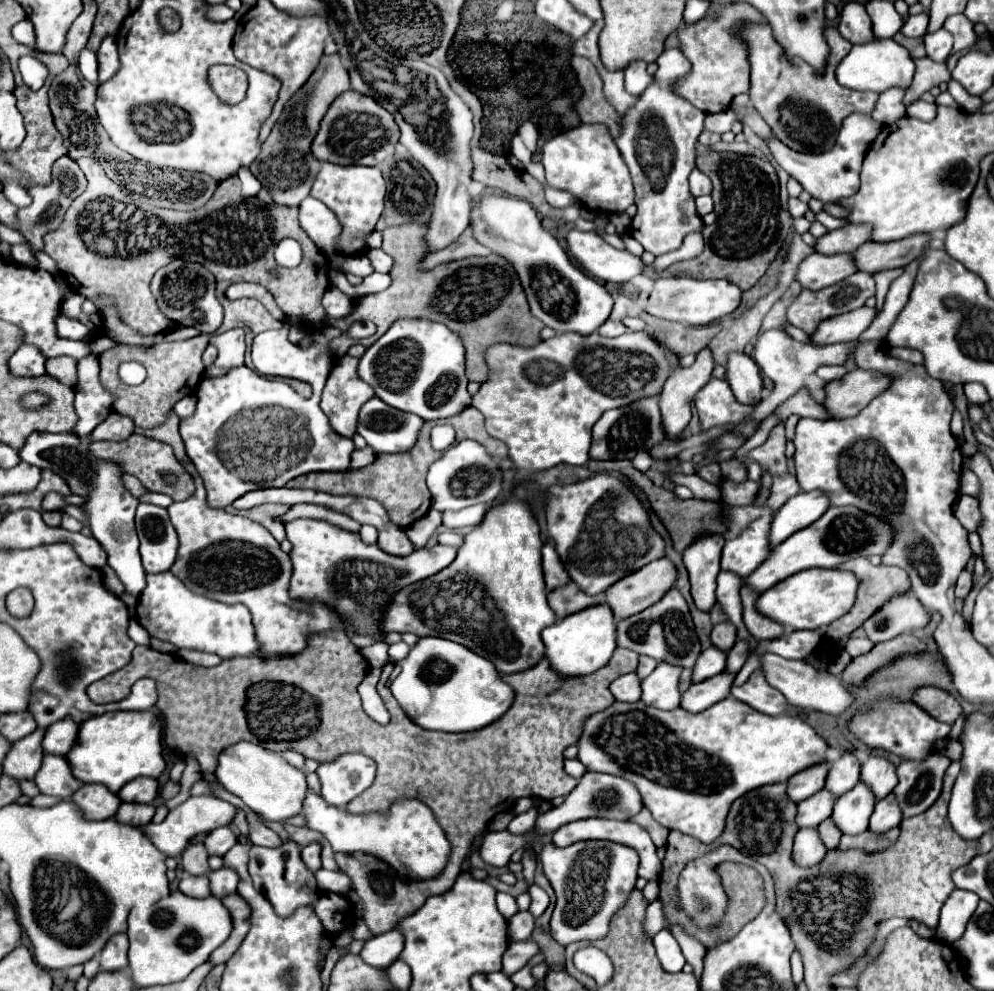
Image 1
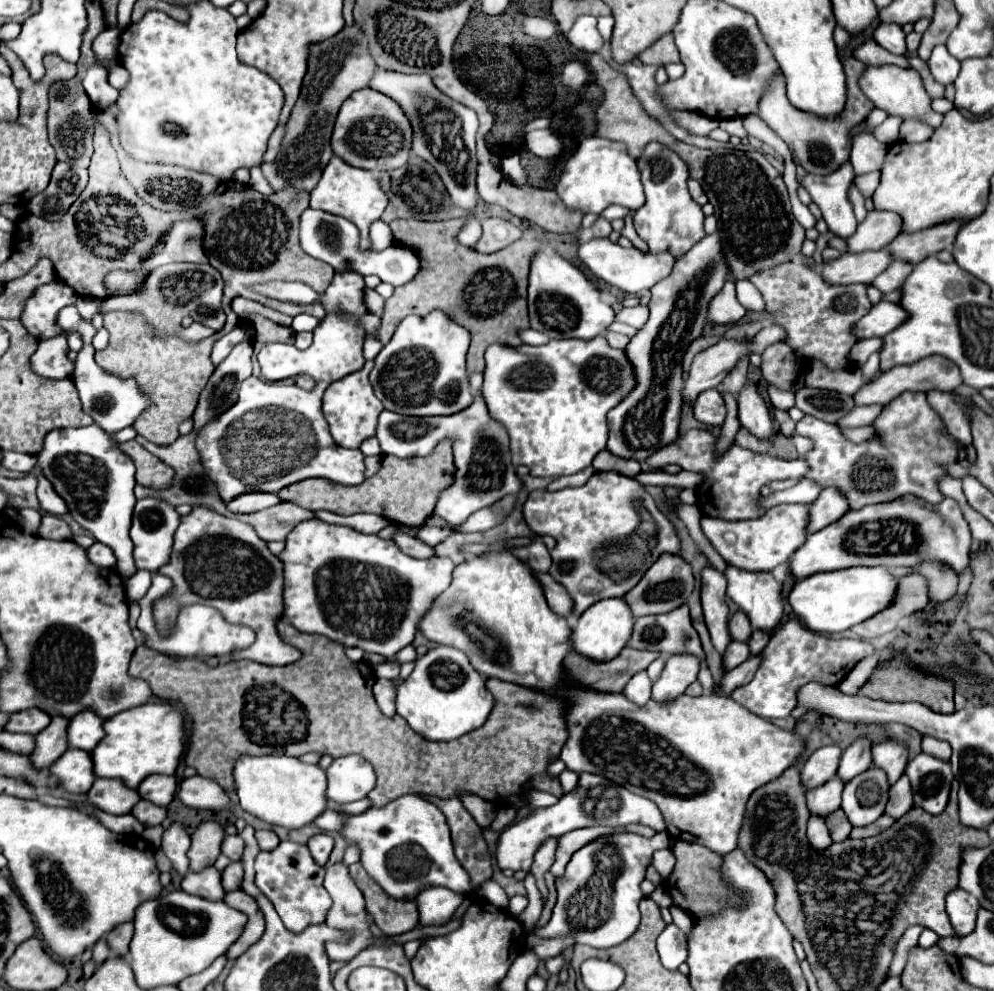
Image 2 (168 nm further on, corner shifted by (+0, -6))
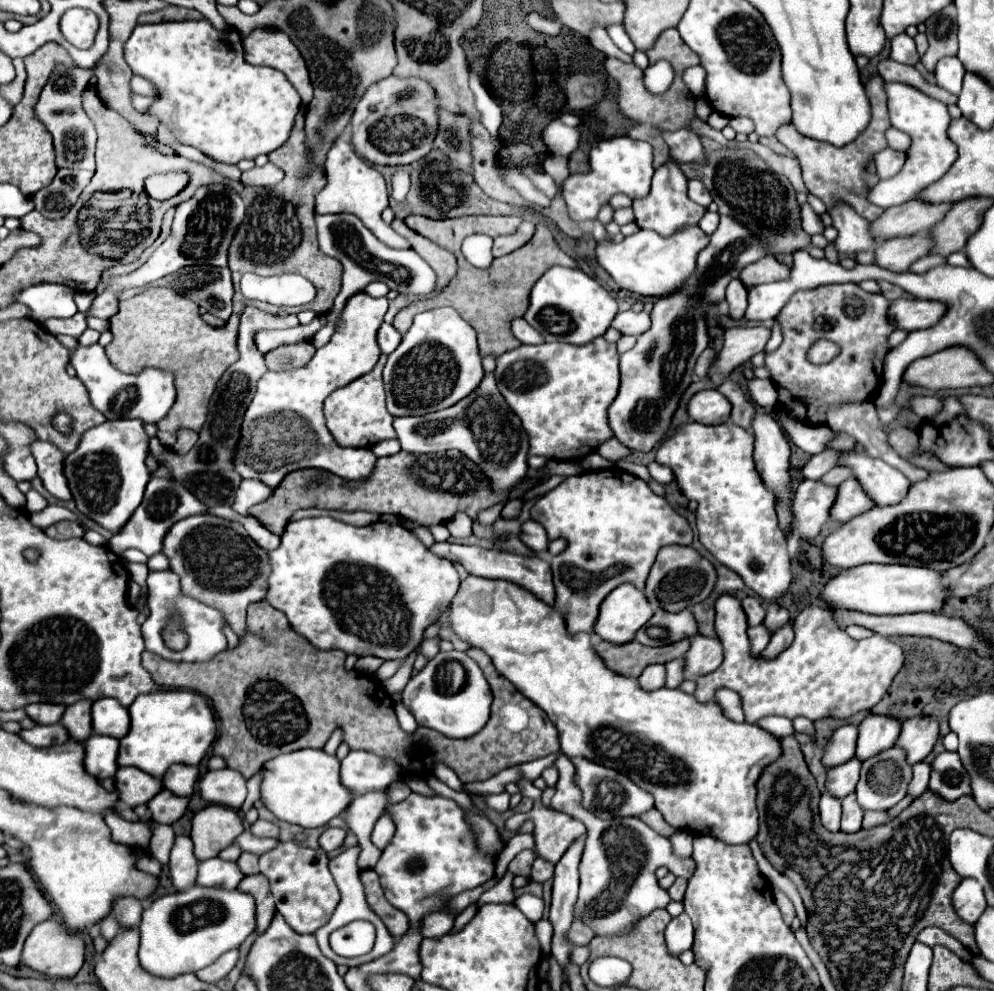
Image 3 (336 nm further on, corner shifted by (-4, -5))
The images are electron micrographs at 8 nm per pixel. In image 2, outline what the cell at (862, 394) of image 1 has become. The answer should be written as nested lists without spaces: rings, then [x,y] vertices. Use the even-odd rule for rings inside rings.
[[[930,355],[930,357],[926,357],[922,361],[916,361],[912,365],[898,365],[894,369],[882,373],[874,381],[866,383],[854,395],[854,401],[856,401],[856,405],[872,405],[872,403],[888,405],[894,397],[902,395],[904,391],[922,391],[922,393],[928,393],[932,389],[938,389],[938,391],[954,391],[960,383],[962,383],[960,369],[952,361],[948,361],[946,357],[940,357],[940,355]]]

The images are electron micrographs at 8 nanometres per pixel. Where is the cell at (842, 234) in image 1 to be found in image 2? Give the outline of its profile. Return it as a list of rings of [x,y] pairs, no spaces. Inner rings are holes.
[[[870,211],[868,217],[858,225],[856,233],[848,237],[850,253],[884,249],[888,241],[894,241],[902,231],[900,215],[892,211]]]

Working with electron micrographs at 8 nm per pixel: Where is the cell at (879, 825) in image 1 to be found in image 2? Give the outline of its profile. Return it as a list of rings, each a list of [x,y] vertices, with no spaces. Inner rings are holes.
[[[902,775],[890,789],[886,813],[894,819],[900,819],[908,809],[912,809],[912,787],[910,787],[908,777]]]

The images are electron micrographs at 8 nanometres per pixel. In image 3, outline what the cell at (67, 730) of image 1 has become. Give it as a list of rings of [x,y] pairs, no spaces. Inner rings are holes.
[[[104,698],[96,700],[92,706],[92,730],[96,734],[112,736],[112,738],[122,738],[128,734],[128,710],[120,708],[118,700]]]

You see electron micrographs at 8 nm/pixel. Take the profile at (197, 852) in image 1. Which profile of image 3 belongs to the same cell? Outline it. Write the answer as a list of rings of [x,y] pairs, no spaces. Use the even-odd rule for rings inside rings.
[[[206,806],[192,818],[192,842],[194,856],[202,862],[216,858],[224,848],[228,848],[238,834],[242,834],[242,818],[232,808]]]

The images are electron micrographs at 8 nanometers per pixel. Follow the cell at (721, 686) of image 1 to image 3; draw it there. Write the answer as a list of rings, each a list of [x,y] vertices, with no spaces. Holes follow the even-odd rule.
[[[784,626],[780,632],[772,634],[772,640],[770,644],[764,648],[764,652],[760,652],[760,658],[764,660],[770,660],[774,656],[778,656],[782,650],[786,650],[794,640],[794,632],[792,632],[792,626]]]

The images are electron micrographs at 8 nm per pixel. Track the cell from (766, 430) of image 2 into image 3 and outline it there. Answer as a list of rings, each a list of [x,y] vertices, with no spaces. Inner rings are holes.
[[[756,412],[754,418],[752,418],[752,432],[754,432],[754,438],[756,438],[756,446],[754,446],[754,462],[756,462],[756,470],[760,472],[764,484],[778,496],[778,498],[786,498],[782,494],[788,494],[790,492],[790,446],[788,446],[788,440],[784,438],[782,434],[782,428],[780,424],[776,422],[776,418],[772,418],[770,414],[766,412]]]

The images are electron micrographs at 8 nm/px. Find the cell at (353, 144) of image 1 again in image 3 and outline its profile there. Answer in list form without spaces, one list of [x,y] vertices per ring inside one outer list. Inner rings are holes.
[[[388,76],[372,84],[352,114],[352,146],[354,152],[370,164],[404,166],[422,160],[432,150],[436,136],[436,98],[424,80],[404,80]]]

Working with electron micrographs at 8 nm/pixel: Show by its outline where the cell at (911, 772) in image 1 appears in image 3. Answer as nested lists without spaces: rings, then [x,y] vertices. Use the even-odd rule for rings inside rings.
[[[942,752],[930,764],[932,764],[932,774],[928,788],[932,792],[936,792],[940,798],[948,802],[954,802],[964,794],[970,794],[968,774],[960,764],[956,752]]]

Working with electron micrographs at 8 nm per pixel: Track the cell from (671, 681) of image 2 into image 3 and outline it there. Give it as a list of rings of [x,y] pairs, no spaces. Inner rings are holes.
[[[694,636],[690,640],[690,650],[684,656],[684,680],[696,680],[714,672],[722,664],[722,644],[718,638]]]

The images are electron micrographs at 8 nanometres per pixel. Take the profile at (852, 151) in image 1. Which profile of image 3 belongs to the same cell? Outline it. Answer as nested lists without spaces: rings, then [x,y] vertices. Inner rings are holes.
[[[844,202],[834,204],[834,208],[828,212],[832,216],[832,226],[838,230],[836,248],[840,254],[854,256],[860,250],[874,250],[876,240],[868,232],[870,222],[864,220],[856,210]]]

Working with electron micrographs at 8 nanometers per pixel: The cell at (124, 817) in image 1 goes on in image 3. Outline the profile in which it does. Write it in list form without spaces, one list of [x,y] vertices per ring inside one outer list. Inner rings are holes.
[[[160,790],[148,802],[150,818],[154,822],[160,822],[160,824],[172,824],[172,822],[176,822],[184,814],[186,806],[188,806],[188,798],[172,796],[172,792],[168,792],[168,790]]]

